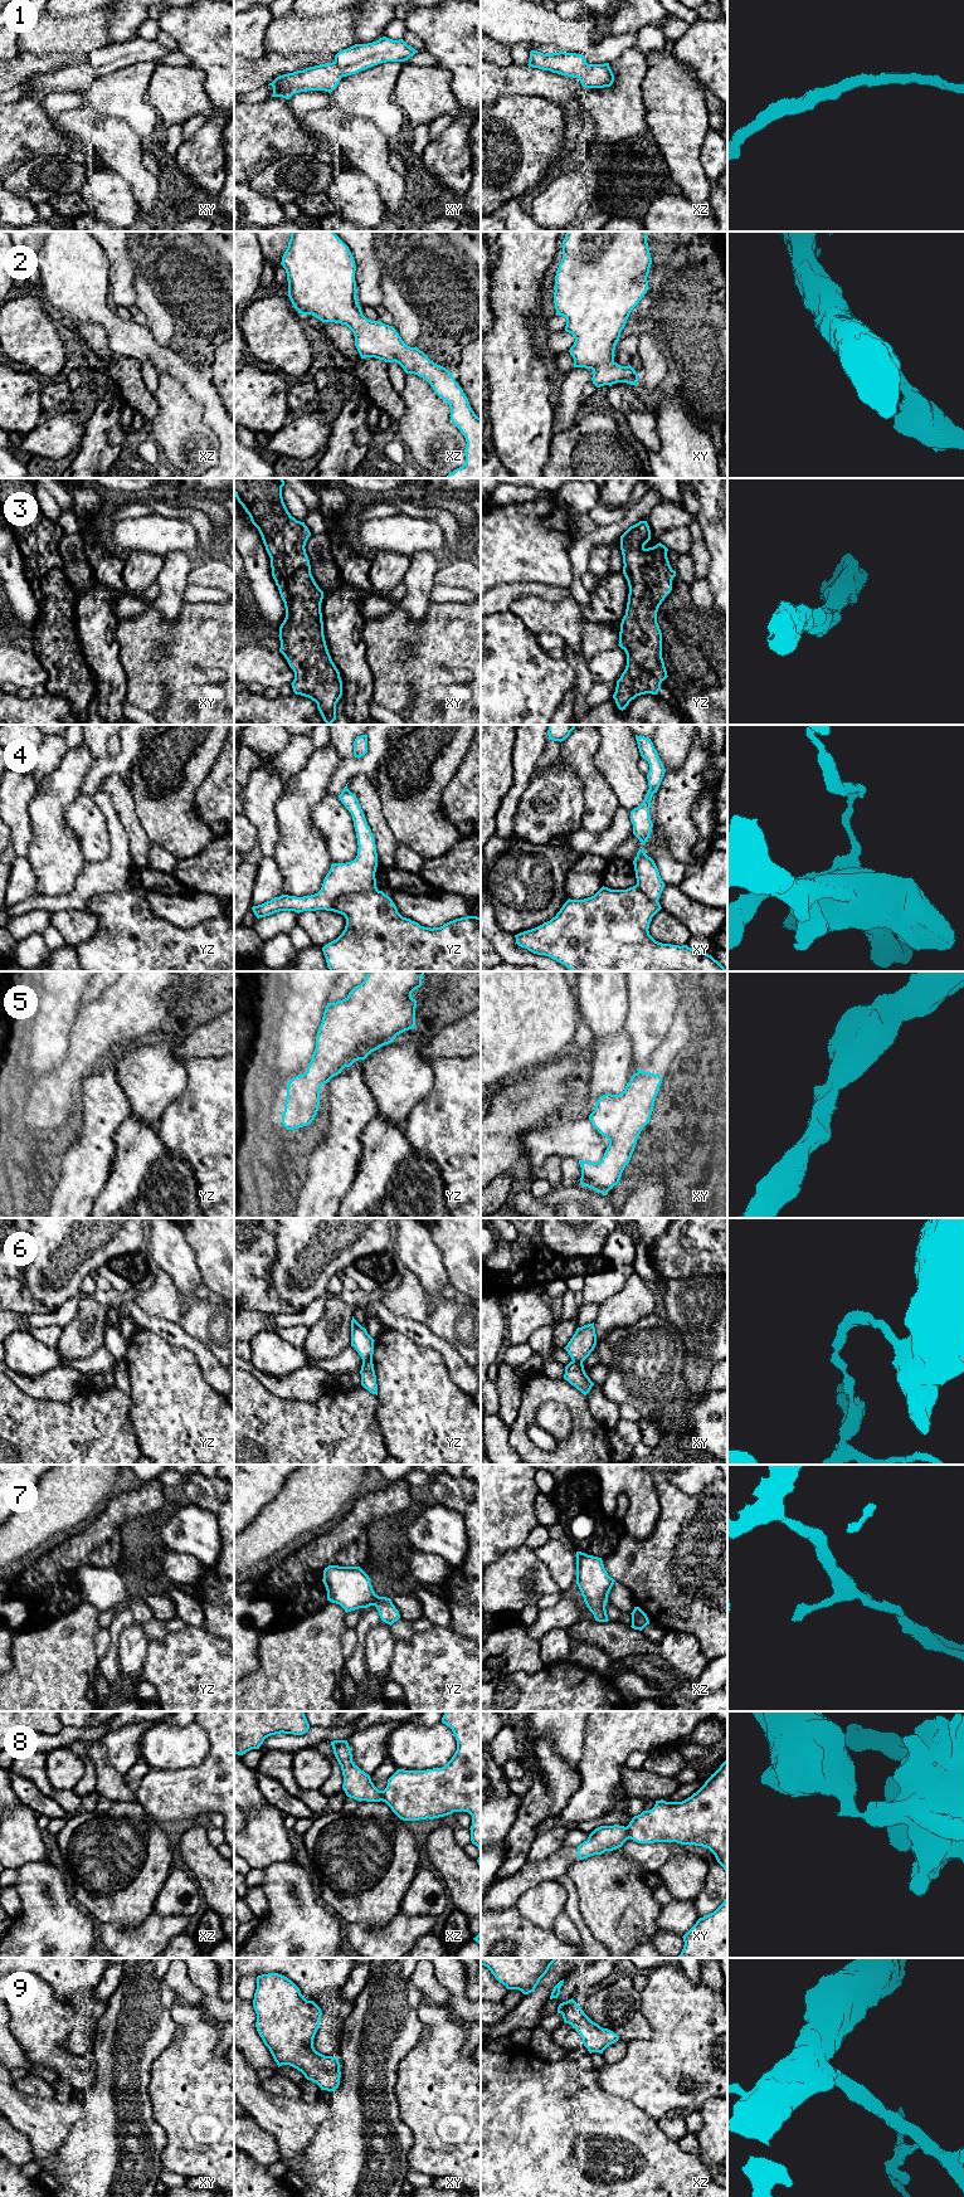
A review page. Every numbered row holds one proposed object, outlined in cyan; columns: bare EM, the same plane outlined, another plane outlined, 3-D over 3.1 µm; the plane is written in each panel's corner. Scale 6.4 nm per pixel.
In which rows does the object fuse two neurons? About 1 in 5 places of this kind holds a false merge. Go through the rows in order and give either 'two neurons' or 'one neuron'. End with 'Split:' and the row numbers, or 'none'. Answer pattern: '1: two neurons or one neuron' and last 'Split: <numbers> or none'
1: one neuron
2: one neuron
3: one neuron
4: two neurons
5: one neuron
6: two neurons
7: one neuron
8: two neurons
9: one neuron
Split: 4, 6, 8

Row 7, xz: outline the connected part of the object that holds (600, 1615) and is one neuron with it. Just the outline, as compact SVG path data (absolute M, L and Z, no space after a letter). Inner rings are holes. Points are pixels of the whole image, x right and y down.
M576 1551L576 1584L595 1621L608 1622L605 1603L614 1584L604 1568L602 1558Z

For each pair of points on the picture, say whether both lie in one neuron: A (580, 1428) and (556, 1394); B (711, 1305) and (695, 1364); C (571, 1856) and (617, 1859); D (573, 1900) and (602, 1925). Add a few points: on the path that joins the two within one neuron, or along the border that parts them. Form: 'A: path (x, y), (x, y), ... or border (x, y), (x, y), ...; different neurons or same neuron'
A: path (580, 1418), (580, 1412), (566, 1398); same neuron
B: path (711, 1320), (711, 1331), (705, 1349); same neuron
C: border (616, 1849), (578, 1859), (565, 1872); different neurons
D: border (568, 1876), (575, 1888), (582, 1919), (590, 1930); different neurons

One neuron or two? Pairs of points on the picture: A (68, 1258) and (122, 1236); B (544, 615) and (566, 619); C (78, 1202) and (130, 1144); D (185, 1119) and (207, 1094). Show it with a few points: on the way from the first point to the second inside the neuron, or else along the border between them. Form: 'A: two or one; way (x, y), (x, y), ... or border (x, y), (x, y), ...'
A: one; way (82, 1245), (91, 1236), (108, 1236)
B: one; way (549, 617), (561, 618)
C: two; border (113, 1136), (115, 1158), (106, 1184), (100, 1193)
D: one; way (191, 1115), (207, 1100)

